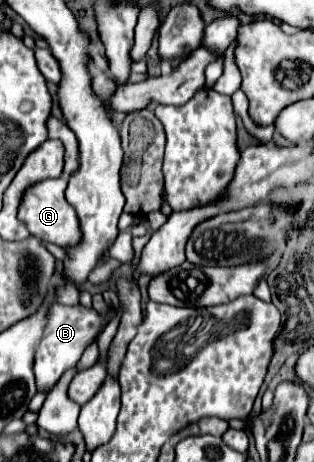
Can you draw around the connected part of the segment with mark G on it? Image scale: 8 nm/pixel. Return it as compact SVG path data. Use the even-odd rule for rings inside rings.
M57 178L57 180L45 180L33 188L29 188L29 192L25 192L23 204L19 208L19 220L25 220L29 232L43 240L43 242L51 242L57 244L61 248L67 246L77 246L81 242L81 228L79 228L79 218L75 214L75 210L67 204L65 200L65 188L67 188L67 180L65 178Z

